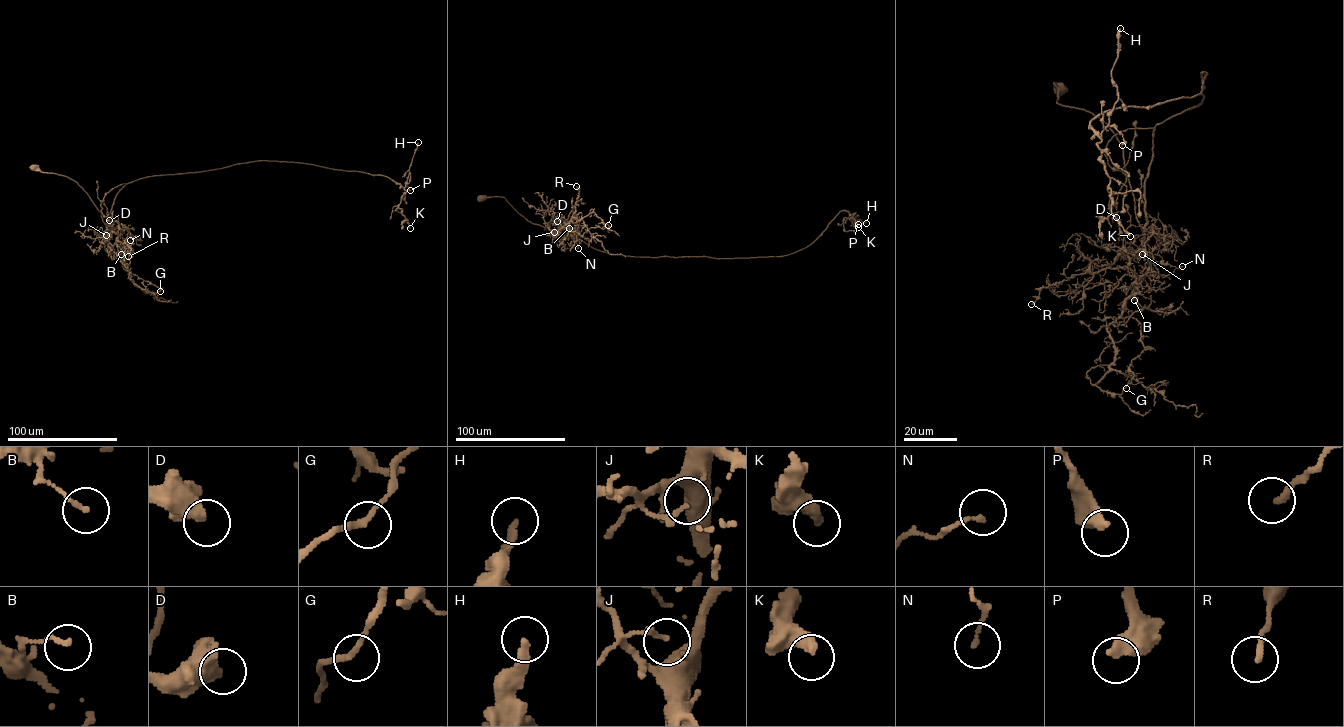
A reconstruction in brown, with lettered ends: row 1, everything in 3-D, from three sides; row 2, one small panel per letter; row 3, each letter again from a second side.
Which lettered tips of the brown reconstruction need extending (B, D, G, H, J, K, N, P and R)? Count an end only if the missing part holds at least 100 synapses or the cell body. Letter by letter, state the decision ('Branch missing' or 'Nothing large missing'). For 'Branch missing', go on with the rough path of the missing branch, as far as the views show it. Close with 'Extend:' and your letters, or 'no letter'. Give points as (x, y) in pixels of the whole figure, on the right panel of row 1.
B: Nothing large missing
D: Nothing large missing
G: Nothing large missing
H: Nothing large missing
J: Nothing large missing
K: Nothing large missing
N: Nothing large missing
P: Nothing large missing
R: Nothing large missing
Extend: no letter

